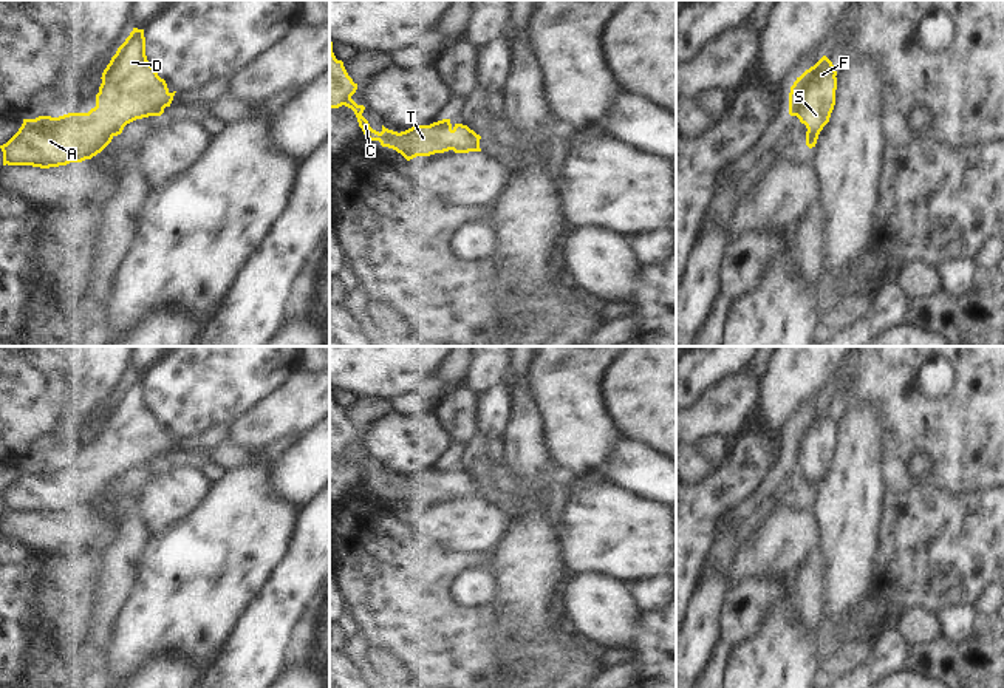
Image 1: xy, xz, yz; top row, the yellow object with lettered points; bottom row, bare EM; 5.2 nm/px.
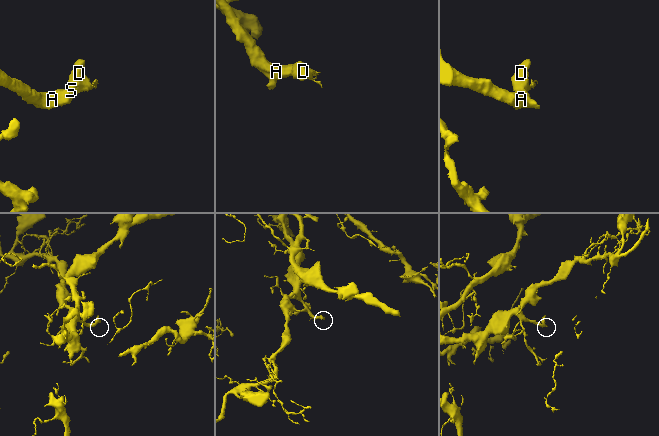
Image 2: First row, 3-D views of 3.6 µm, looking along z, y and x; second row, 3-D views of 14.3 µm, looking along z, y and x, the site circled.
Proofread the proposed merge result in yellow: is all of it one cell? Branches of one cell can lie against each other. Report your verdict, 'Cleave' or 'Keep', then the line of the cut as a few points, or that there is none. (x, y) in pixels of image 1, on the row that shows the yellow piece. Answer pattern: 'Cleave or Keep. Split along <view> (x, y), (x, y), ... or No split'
Keep. No split.

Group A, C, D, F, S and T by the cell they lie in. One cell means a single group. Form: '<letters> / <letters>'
A C D F S T

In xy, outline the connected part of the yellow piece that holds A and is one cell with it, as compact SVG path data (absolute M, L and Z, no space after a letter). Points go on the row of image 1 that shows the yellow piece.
M133 28L102 73L96 107L88 113L68 113L59 118L23 119L19 131L3 145L3 165L32 165L40 169L82 162L101 153L124 127L136 119L161 116L176 91L170 93L145 56L144 29Z

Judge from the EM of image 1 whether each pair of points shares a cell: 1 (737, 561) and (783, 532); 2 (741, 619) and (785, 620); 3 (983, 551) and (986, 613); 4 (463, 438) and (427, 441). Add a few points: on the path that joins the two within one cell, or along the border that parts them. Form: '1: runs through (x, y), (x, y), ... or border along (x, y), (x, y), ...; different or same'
1: runs through (747, 552), (772, 543); same
2: border along (792, 594), (775, 608), (763, 628), (741, 645); different
3: border along (987, 585), (972, 605); different
4: border along (433, 408), (454, 436), (458, 450); different

